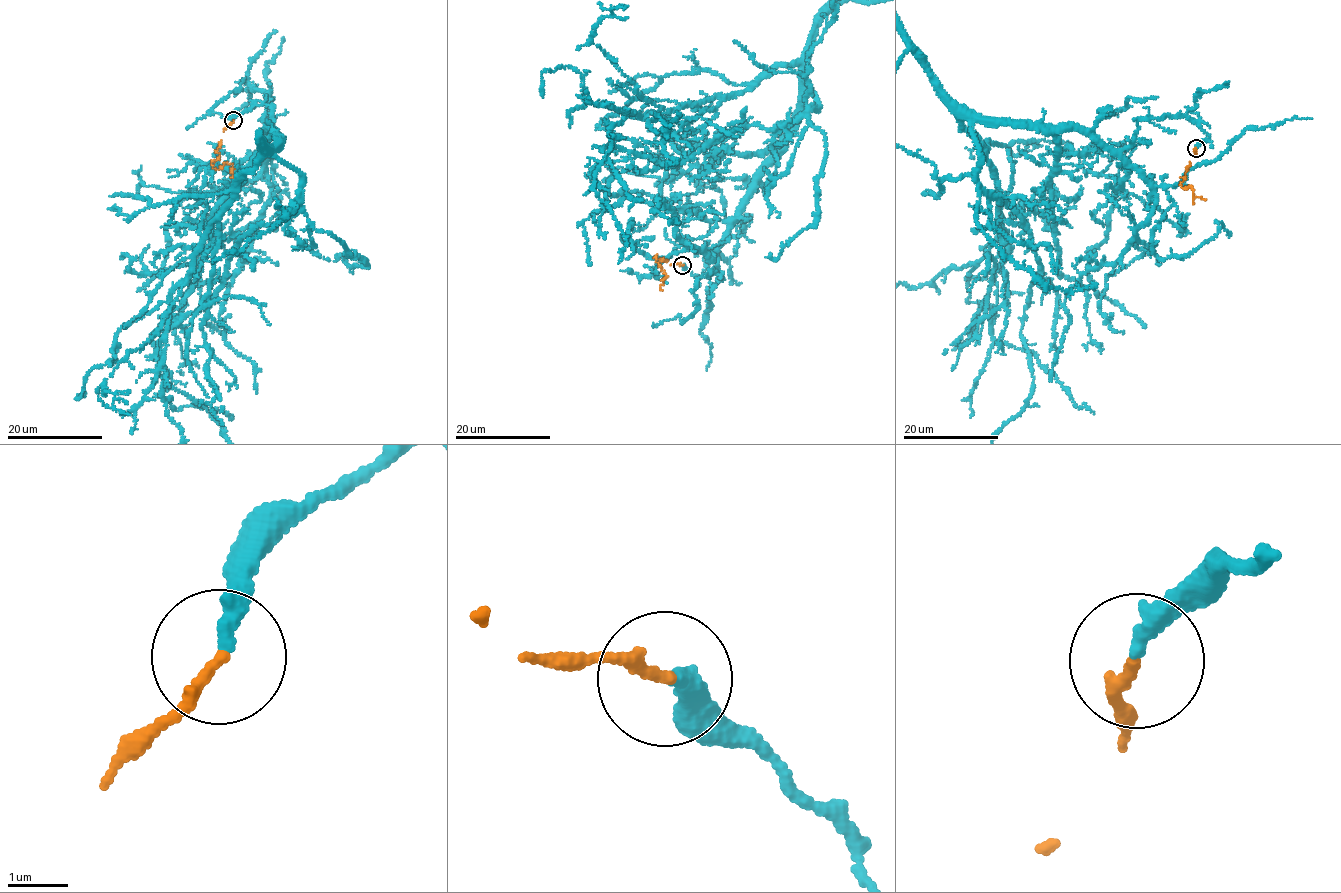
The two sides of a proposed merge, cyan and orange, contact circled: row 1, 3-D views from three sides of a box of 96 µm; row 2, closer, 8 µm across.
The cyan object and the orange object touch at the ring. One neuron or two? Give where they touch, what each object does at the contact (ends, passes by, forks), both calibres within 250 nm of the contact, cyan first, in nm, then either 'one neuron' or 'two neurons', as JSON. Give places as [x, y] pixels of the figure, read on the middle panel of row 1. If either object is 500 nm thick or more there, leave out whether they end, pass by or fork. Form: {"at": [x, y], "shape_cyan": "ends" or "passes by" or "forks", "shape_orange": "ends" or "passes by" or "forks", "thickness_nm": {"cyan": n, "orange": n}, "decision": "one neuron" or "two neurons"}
{"at": [682, 265], "shape_cyan": "ends", "shape_orange": "ends", "thickness_nm": {"cyan": 300, "orange": 200}, "decision": "one neuron"}

